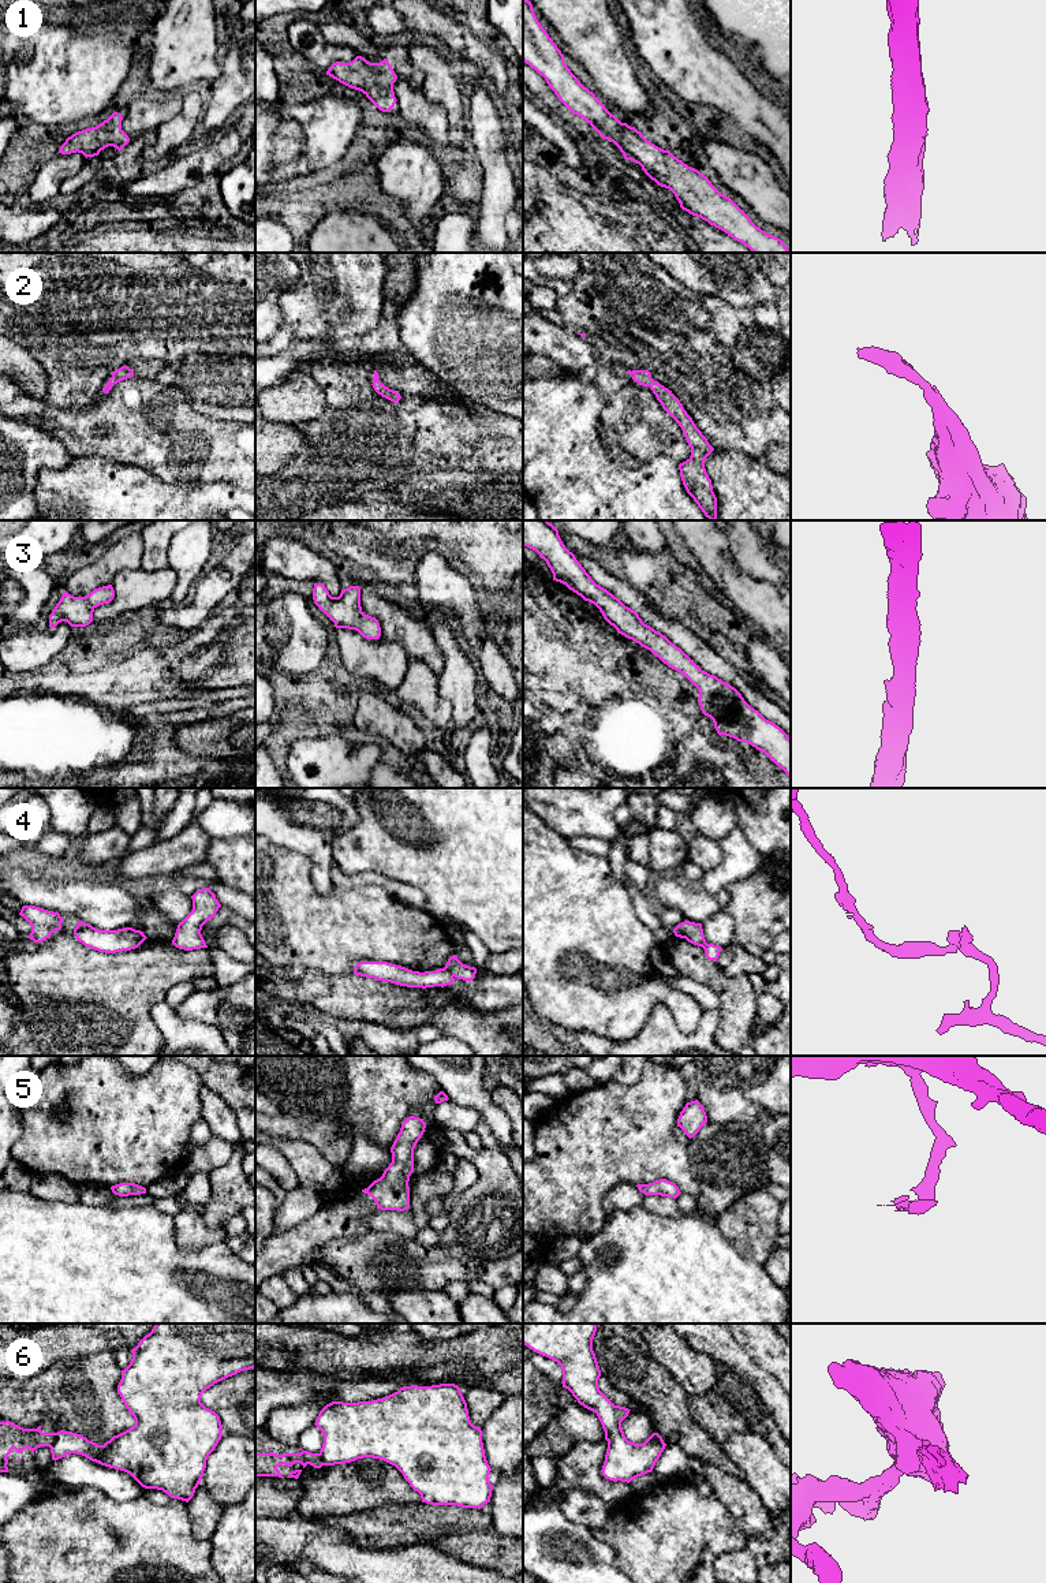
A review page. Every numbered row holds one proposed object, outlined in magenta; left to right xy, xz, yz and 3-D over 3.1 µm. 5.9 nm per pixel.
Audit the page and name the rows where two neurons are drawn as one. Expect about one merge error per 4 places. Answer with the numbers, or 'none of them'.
4, 6

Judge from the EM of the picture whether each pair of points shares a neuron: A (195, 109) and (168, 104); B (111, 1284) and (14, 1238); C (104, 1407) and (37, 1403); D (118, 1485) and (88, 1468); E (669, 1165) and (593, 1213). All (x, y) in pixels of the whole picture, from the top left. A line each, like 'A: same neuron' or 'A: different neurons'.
A: different neurons
B: same neuron
C: same neuron
D: same neuron
E: same neuron

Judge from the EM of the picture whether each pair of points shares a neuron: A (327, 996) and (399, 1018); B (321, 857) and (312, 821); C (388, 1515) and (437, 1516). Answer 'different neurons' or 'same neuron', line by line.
A: same neuron
B: same neuron
C: same neuron

